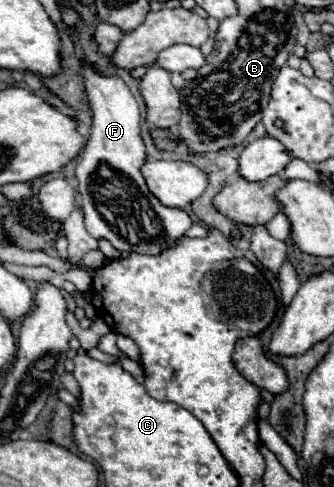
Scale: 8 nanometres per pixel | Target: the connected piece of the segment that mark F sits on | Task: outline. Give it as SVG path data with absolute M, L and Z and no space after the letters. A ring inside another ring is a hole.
M87 62L81 64L81 74L93 110L91 136L75 172L85 228L95 240L107 240L119 252L163 254L185 236L193 220L185 210L163 206L145 184L141 166L147 154L141 138L141 112L127 84L117 76L99 74Z

